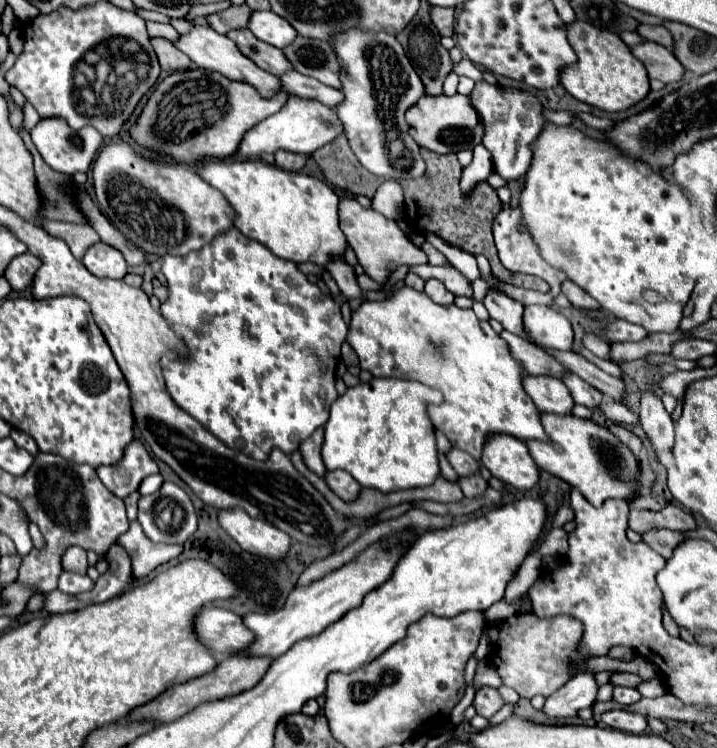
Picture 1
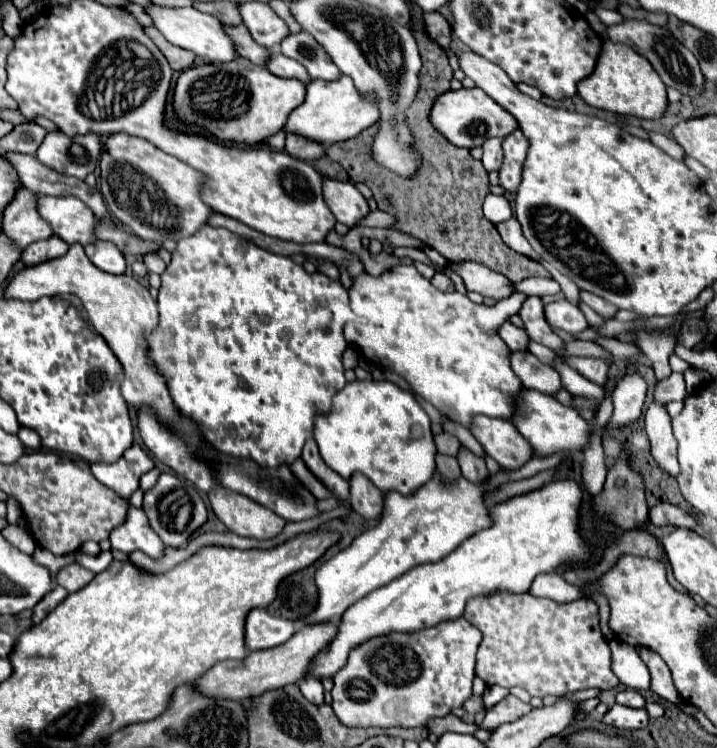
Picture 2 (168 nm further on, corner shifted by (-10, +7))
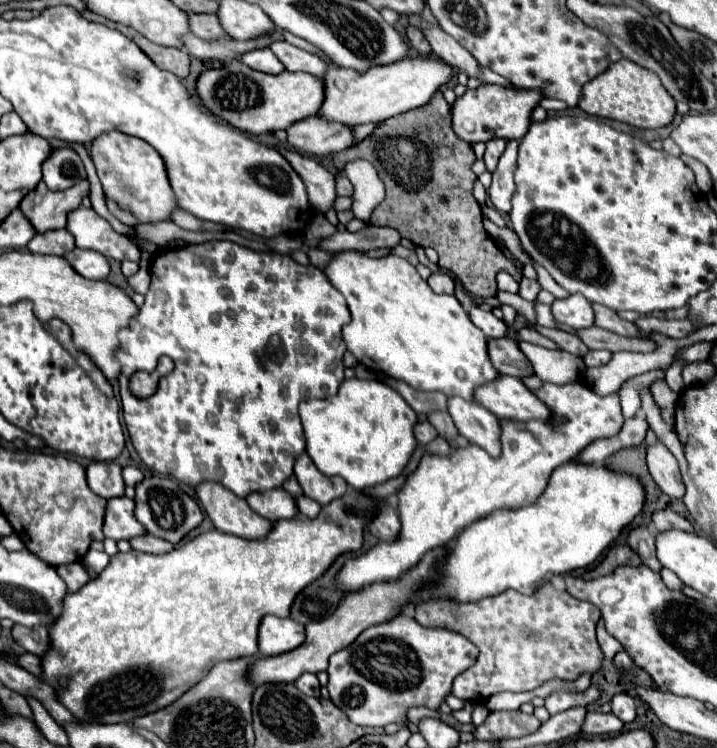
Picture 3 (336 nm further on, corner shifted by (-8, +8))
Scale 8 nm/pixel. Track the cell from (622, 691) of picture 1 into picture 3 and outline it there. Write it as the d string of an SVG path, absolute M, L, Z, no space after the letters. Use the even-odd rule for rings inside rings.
M617 694L617 696L613 696L613 700L611 700L611 712L619 718L619 720L623 720L623 722L633 722L635 720L635 698L633 696L629 696L629 694Z

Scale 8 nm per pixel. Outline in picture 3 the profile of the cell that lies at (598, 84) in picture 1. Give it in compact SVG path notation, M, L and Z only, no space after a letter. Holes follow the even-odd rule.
M619 60L617 64L611 64L609 70L605 70L601 76L589 80L583 86L583 98L577 104L583 112L589 116L609 118L617 122L625 122L633 128L663 128L671 124L675 116L675 100L669 96L669 92L663 88L661 80L653 72L645 72L645 68L637 68L637 64L629 60Z

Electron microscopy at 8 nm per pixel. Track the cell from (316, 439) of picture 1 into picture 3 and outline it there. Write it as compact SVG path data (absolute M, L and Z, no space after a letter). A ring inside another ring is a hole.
M305 452L295 462L295 478L303 488L303 494L321 506L333 502L337 496L343 496L347 490L345 480L321 476L321 472L313 468L313 462L309 460L309 456L305 456Z

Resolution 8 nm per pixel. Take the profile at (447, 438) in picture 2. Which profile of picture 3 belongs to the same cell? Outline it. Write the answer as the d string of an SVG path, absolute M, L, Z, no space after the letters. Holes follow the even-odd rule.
M417 422L415 428L413 428L413 434L415 434L415 440L423 446L427 446L437 436L435 428L429 422Z

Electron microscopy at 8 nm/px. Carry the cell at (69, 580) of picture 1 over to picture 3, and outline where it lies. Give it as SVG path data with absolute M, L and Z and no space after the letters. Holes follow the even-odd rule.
M73 562L67 566L57 566L57 574L65 580L69 592L77 592L83 584L89 582L89 574L85 572L85 568L79 562Z

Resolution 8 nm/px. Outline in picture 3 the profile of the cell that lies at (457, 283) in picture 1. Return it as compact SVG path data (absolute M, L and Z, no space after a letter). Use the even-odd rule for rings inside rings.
M501 270L501 272L497 274L497 288L515 294L515 292L519 290L519 284L517 284L517 280L515 280L511 274L507 274L507 272Z

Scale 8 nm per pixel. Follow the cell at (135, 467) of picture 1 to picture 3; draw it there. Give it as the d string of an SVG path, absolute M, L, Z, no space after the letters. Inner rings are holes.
M91 462L87 468L87 484L89 488L109 500L109 498L117 498L123 496L125 492L125 482L121 478L121 466L115 462Z

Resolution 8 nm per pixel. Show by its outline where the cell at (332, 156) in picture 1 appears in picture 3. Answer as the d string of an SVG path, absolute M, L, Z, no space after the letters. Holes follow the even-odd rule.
M437 92L437 96L433 96L433 100L427 106L415 108L413 112L405 112L401 116L395 116L395 118L381 122L373 130L373 134L367 136L363 142L359 142L357 146L353 146L345 152L333 154L333 164L337 166L339 174L343 174L343 166L347 162L353 162L359 158L369 160L375 166L379 178L385 184L385 192L387 192L385 200L373 210L369 224L391 226L391 228L399 230L401 236L411 240L415 246L421 246L421 248L431 246L433 250L437 250L439 266L451 270L473 296L493 298L497 292L495 276L499 270L505 270L515 280L521 280L519 270L513 266L511 260L507 260L501 254L495 240L483 228L481 206L477 204L477 200L471 194L473 182L477 178L471 172L471 164L475 162L475 154L473 154L471 144L459 140L459 136L453 132L453 128L451 128L451 106L443 100L441 92Z

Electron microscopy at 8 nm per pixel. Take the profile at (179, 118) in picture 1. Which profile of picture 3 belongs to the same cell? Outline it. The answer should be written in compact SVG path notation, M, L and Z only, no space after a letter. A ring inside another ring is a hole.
M233 60L229 66L205 70L197 80L197 94L209 112L233 128L249 134L263 134L285 130L289 124L293 124L293 120L315 116L325 100L325 84L323 78L313 74L285 70L273 76L251 70L239 60Z

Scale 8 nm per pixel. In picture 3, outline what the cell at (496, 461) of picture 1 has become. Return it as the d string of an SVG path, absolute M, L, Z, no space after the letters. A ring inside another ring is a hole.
M459 396L447 400L447 412L453 418L453 424L461 436L471 444L485 448L491 456L499 452L499 420L481 408L477 402L467 402Z

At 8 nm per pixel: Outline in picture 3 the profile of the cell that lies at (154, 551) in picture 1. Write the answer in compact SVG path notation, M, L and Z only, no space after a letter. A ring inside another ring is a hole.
M113 498L107 500L105 520L103 520L103 534L111 540L131 540L133 536L143 536L145 528L137 524L133 516L135 502L131 498Z

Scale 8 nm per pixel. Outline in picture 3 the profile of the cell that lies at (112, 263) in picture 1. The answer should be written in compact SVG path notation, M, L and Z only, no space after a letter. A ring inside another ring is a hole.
M75 248L73 252L67 252L63 258L71 264L71 268L77 274L81 274L87 280L105 280L109 274L109 262L105 260L105 256L99 256L99 252Z

